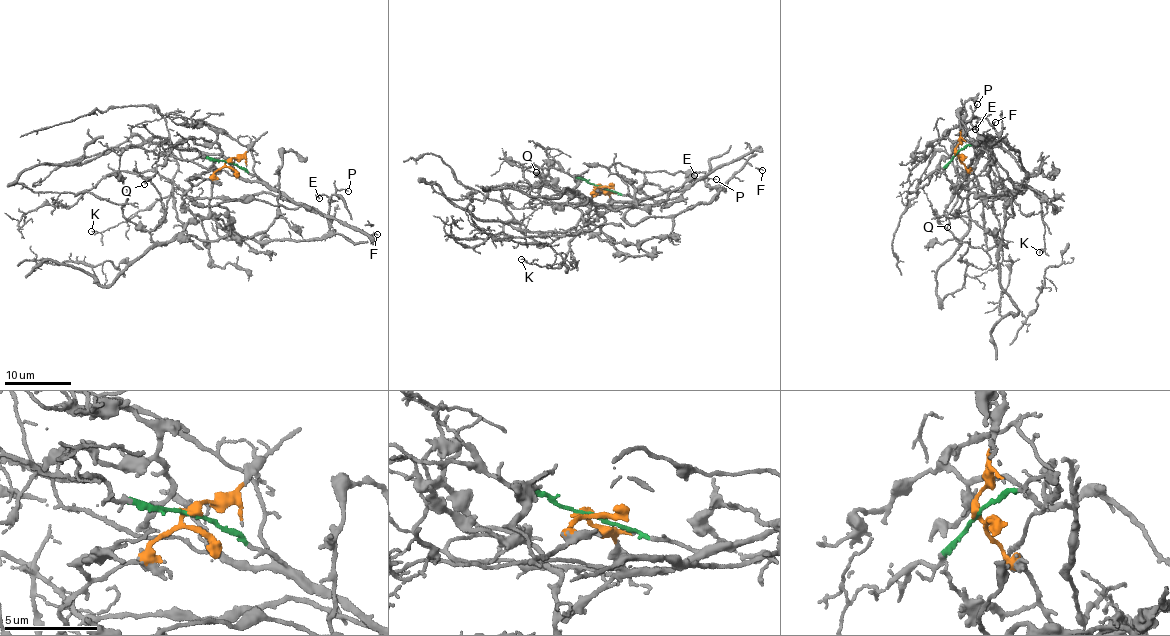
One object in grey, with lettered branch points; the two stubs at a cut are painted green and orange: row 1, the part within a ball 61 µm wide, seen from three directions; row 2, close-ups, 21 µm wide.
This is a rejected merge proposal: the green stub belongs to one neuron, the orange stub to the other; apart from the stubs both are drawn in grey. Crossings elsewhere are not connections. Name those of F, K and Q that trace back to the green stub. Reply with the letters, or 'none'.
F, K, Q

